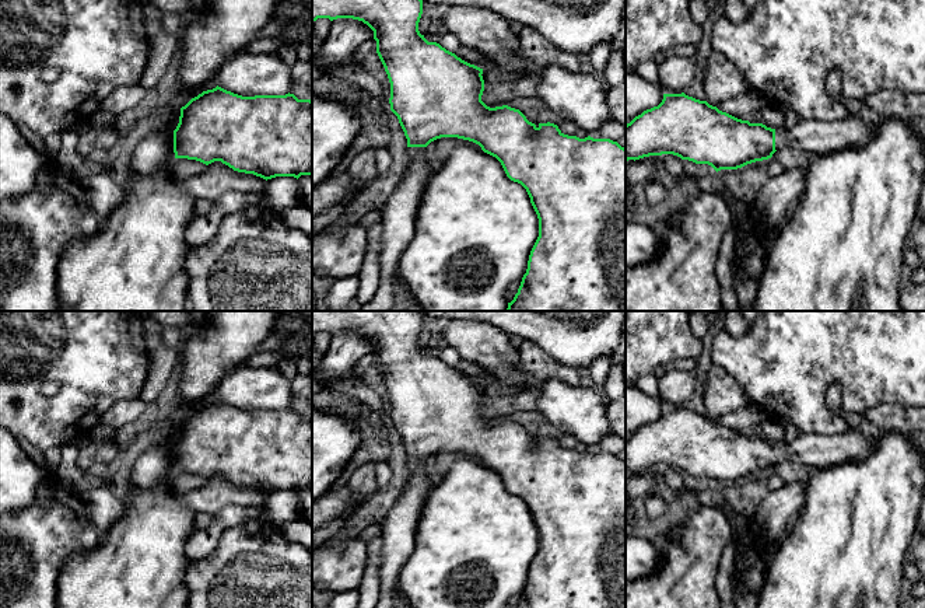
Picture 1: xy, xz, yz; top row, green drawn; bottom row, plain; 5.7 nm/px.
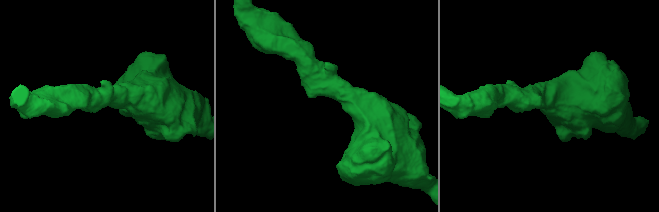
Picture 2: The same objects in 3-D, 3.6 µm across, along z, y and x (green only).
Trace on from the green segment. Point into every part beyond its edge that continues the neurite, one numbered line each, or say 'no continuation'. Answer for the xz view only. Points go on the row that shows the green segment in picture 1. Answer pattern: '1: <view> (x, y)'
1: xz (399, 212)

